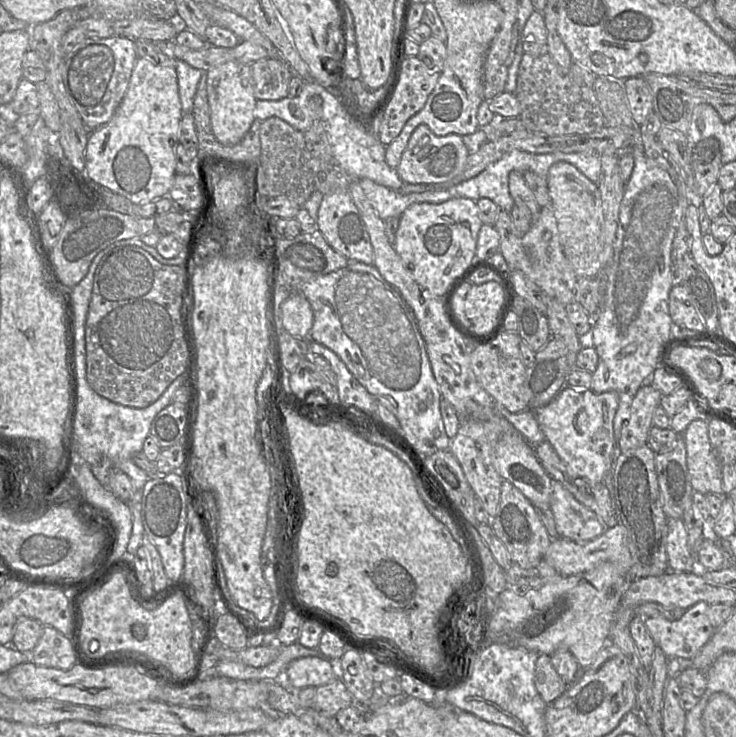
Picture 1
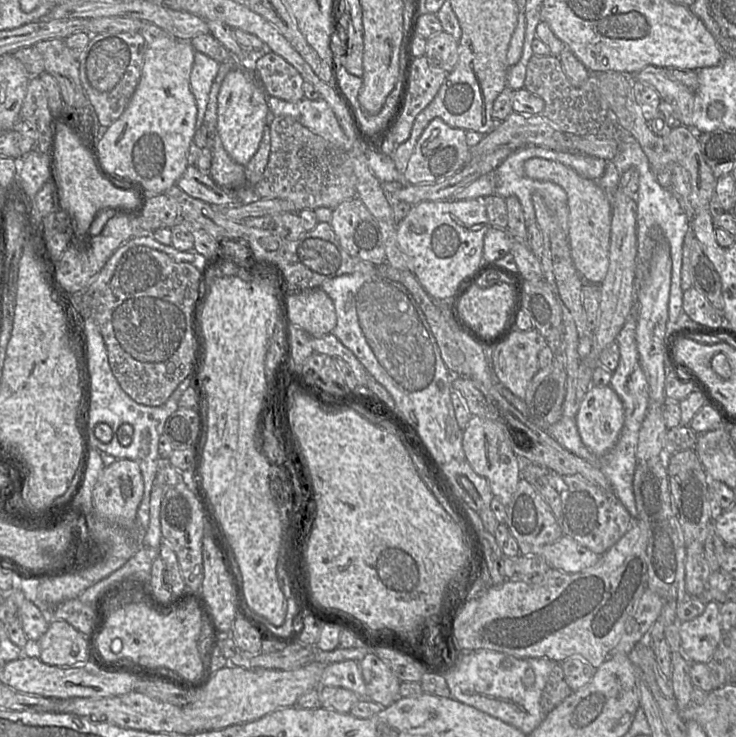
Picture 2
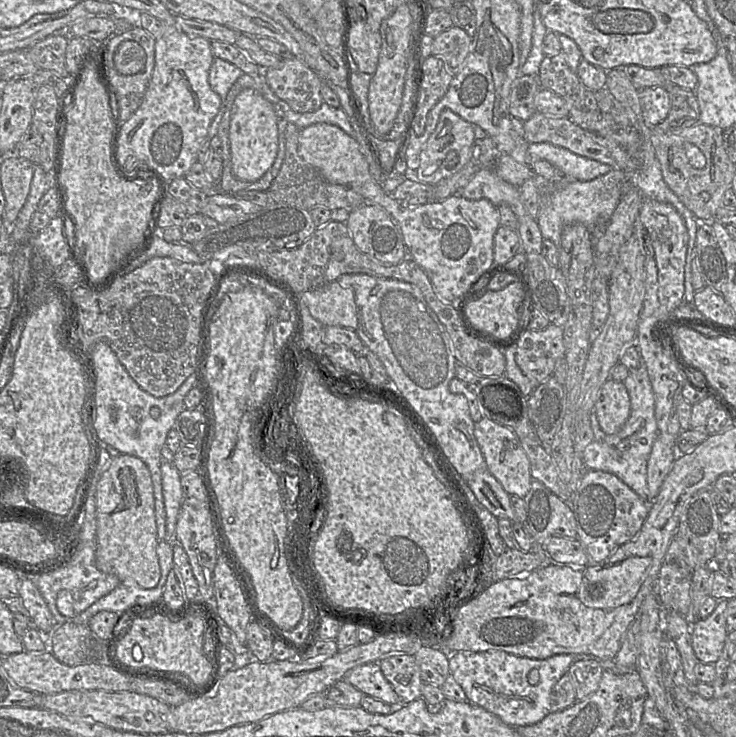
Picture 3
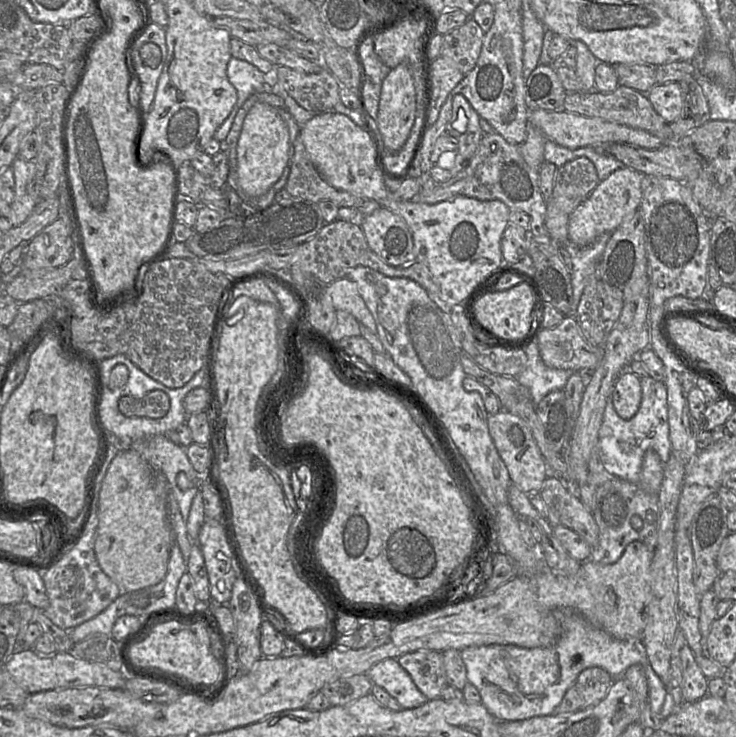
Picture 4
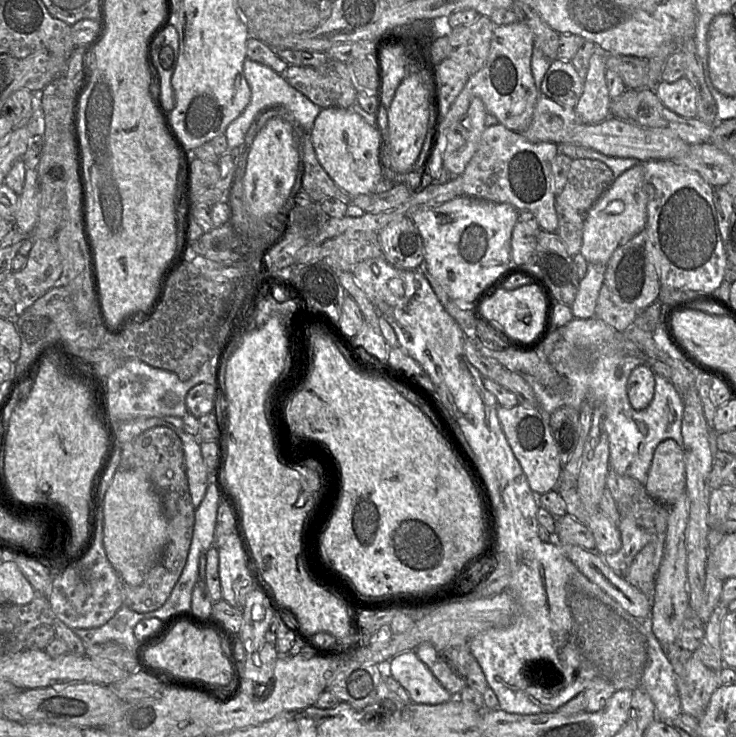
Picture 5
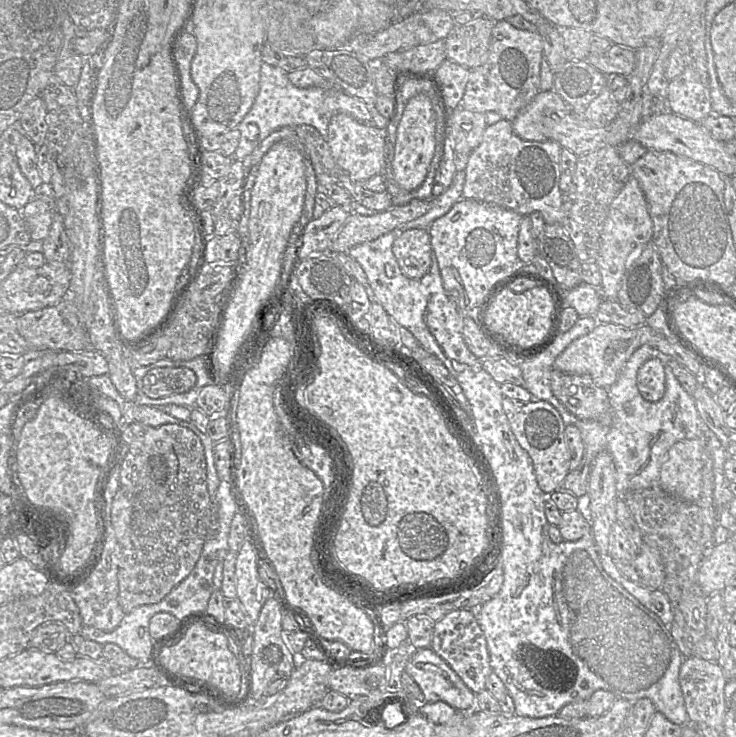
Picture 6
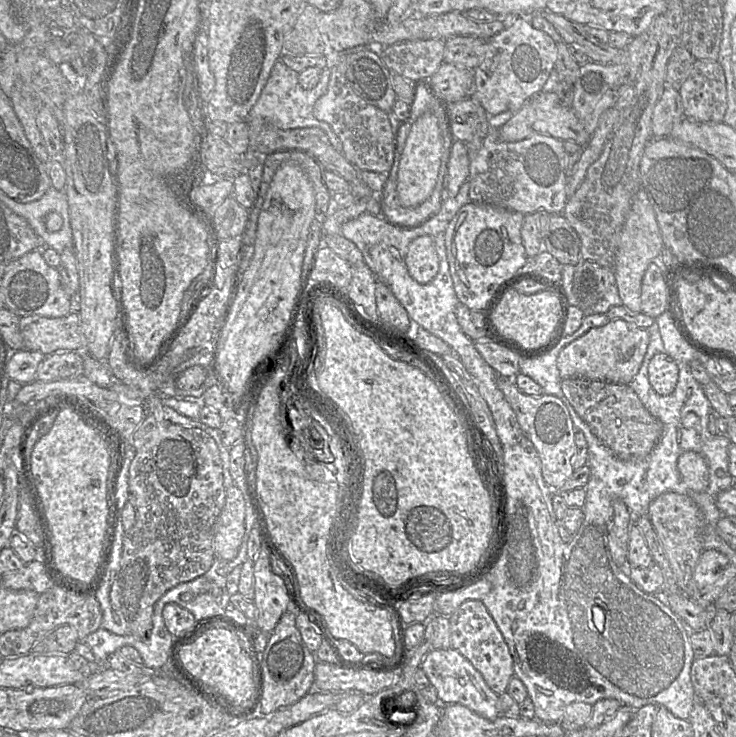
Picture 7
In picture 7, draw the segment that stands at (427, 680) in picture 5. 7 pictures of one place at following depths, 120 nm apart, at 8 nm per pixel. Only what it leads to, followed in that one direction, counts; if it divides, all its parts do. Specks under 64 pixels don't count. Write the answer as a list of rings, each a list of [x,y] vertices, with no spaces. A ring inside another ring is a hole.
[[[452,648],[433,649],[424,658],[420,668],[435,688],[440,704],[460,704],[486,719],[500,716],[497,710],[498,694],[490,689],[481,673],[458,651]]]

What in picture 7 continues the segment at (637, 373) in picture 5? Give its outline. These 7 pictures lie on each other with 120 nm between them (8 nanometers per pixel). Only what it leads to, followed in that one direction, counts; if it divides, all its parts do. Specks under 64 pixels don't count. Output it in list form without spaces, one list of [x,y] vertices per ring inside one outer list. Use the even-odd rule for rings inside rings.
[[[665,352],[656,354],[648,365],[648,380],[656,393],[670,395],[677,384],[679,368]]]

